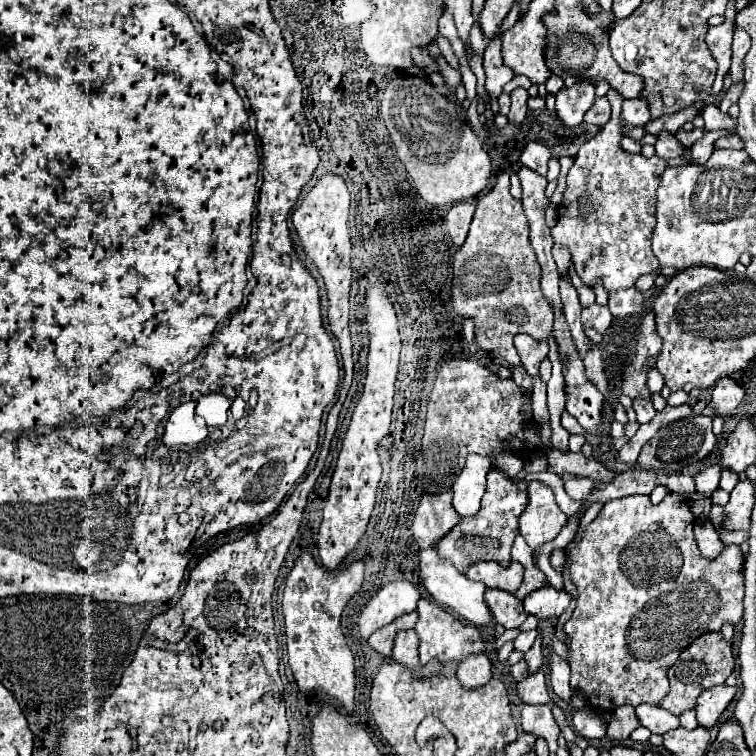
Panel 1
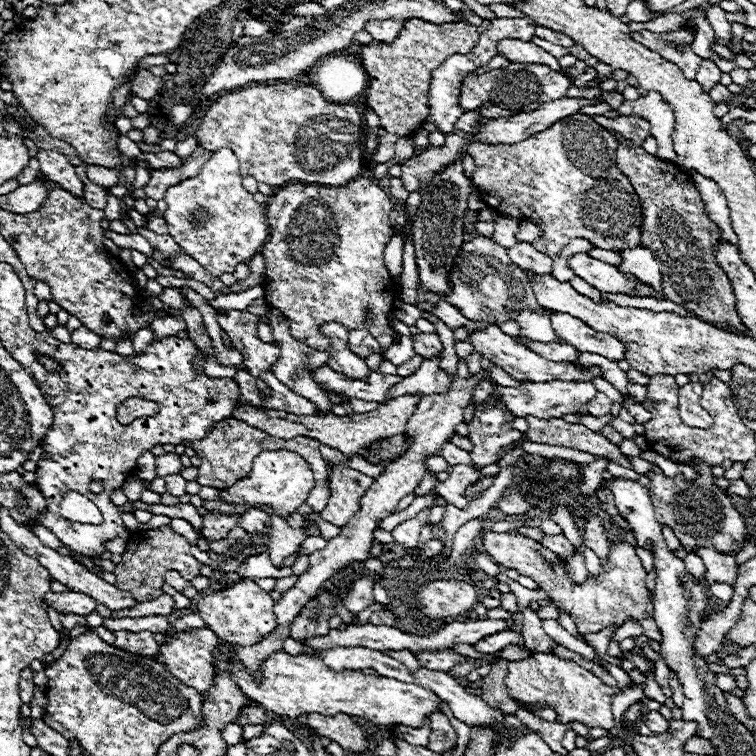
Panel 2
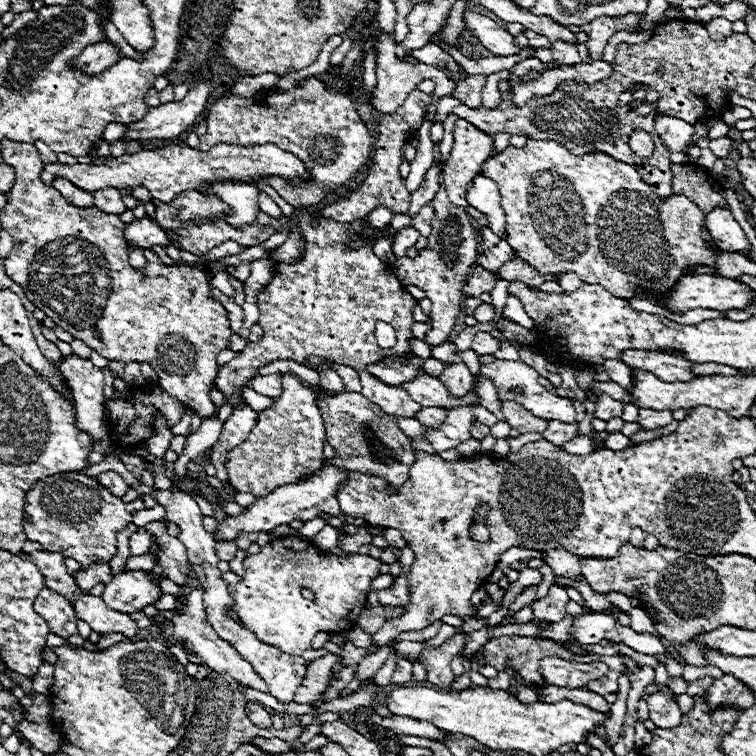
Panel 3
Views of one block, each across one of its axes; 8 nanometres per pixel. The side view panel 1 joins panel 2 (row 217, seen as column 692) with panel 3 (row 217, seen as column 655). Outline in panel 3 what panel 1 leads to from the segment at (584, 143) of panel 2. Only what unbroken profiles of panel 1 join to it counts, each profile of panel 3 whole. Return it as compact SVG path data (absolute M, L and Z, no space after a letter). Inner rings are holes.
M528 140L528 144L524 148L512 148L508 146L500 156L496 158L488 158L482 164L482 174L492 178L498 184L498 192L500 192L500 206L504 210L506 216L506 242L512 246L514 254L518 258L522 258L524 262L528 262L532 268L536 268L540 274L558 274L558 272L574 272L580 276L582 282L596 282L600 286L604 286L606 290L610 290L612 294L618 294L620 298L636 298L636 290L648 290L648 292L658 292L658 290L670 290L670 286L674 286L674 282L678 282L678 278L682 278L682 274L690 274L690 270L694 270L696 266L716 266L716 258L718 254L702 240L702 228L704 228L704 214L702 210L690 202L686 196L676 196L672 194L666 202L662 202L658 198L658 194L654 194L650 190L648 184L644 184L638 176L638 172L634 170L634 166L614 160L608 154L596 152L596 154L584 154L584 156L576 156L572 152L568 152L562 144L552 142L552 140Z

